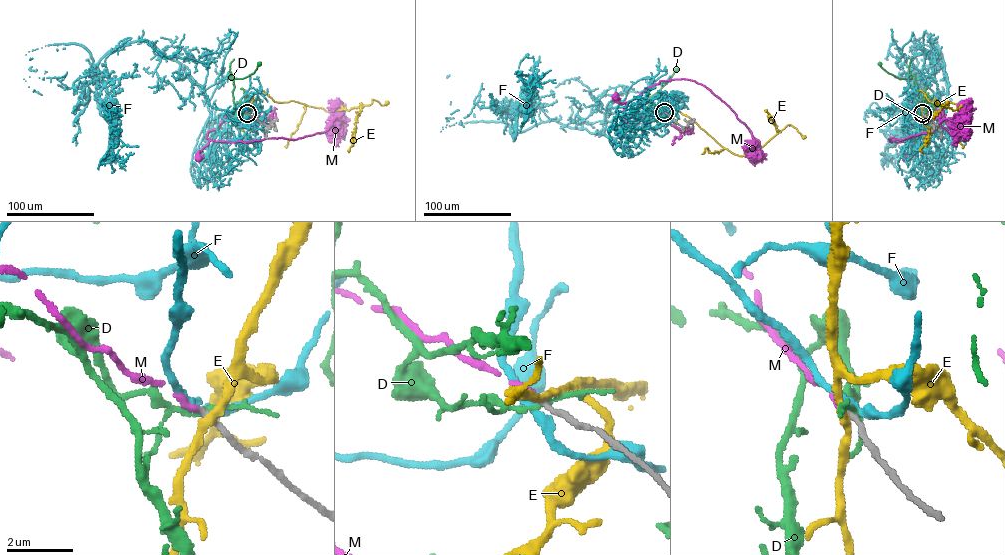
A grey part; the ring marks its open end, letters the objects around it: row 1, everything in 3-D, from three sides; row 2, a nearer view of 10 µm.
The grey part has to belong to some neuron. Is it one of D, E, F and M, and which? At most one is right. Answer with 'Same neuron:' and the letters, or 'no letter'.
Same neuron: M

